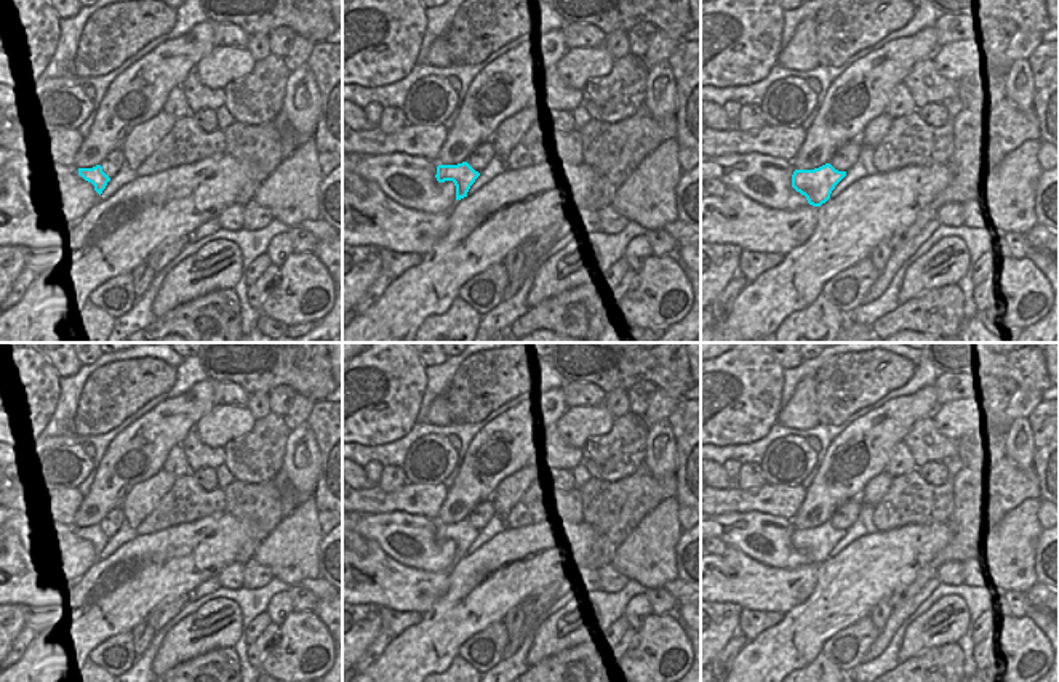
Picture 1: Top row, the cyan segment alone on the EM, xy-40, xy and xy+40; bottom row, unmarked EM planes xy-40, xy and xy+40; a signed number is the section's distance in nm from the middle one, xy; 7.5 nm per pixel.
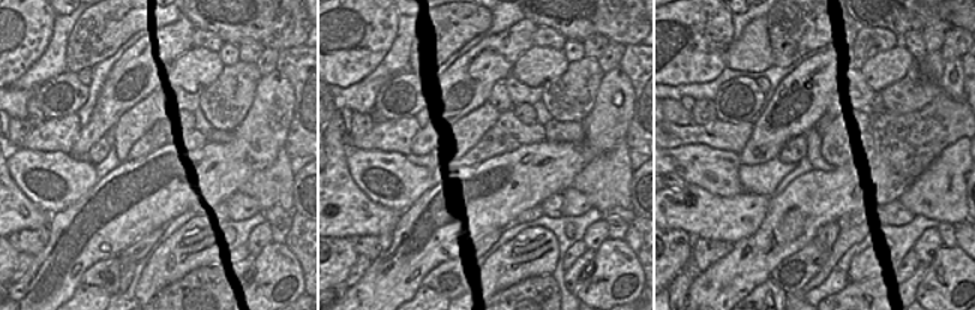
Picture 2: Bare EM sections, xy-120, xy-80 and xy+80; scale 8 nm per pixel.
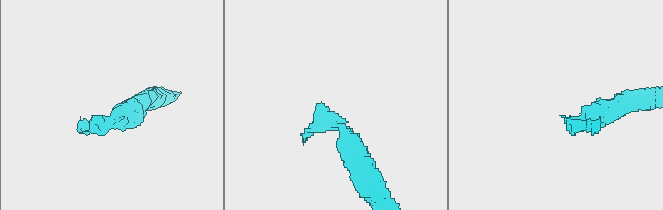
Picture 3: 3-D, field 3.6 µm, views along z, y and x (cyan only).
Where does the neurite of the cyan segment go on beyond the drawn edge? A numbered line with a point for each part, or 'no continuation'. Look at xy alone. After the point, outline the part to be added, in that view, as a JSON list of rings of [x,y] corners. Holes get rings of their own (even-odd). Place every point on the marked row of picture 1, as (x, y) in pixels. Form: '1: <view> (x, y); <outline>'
1: xy (483, 154); [[[482,142],[475,147],[475,150],[467,157],[467,163],[475,170],[482,171],[486,168],[486,165],[498,157],[494,146],[488,142]]]

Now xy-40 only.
1: xy-40 (115, 159); [[[117,146],[114,150],[109,152],[109,155],[101,163],[101,166],[109,178],[114,178],[122,170],[125,162],[126,162],[126,157],[125,157],[123,147]]]

